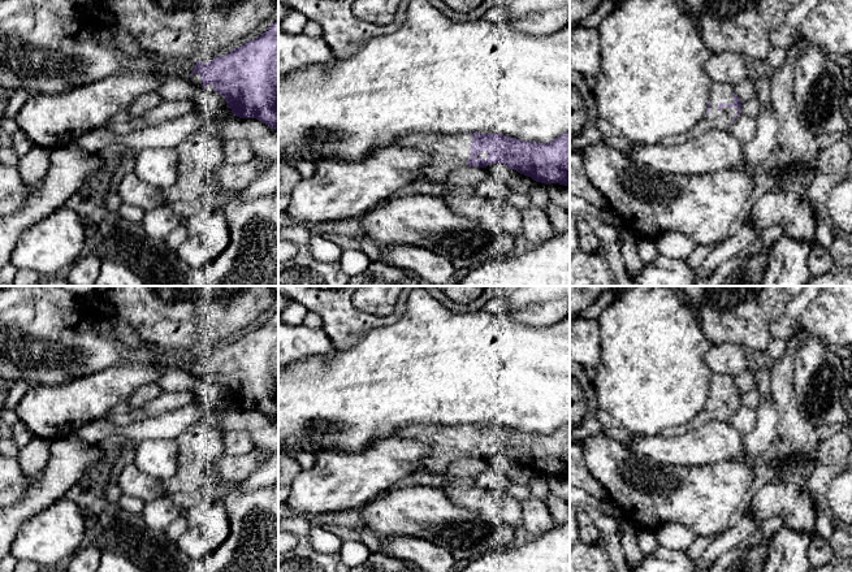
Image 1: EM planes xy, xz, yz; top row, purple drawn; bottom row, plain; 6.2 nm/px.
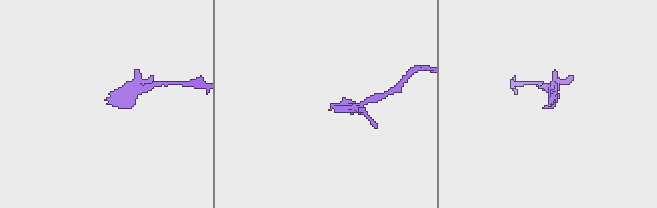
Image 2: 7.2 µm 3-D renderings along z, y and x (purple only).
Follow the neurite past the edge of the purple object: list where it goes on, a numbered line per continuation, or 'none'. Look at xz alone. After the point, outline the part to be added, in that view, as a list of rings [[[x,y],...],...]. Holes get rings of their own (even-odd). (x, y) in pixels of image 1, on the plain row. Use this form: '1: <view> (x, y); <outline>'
1: xz (446, 443); [[[416,424],[398,429],[394,437],[427,445],[429,454],[424,458],[421,467],[442,474],[453,460],[467,458],[473,429],[470,425]]]

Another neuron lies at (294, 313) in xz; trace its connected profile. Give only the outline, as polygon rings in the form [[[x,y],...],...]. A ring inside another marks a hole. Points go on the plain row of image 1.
[[[287,299],[287,306],[278,315],[278,318],[285,325],[290,325],[290,326],[302,325],[307,312],[308,309],[303,304],[293,299]]]

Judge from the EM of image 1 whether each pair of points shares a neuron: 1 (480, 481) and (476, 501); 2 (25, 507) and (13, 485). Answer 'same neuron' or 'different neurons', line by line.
1: different neurons
2: different neurons

